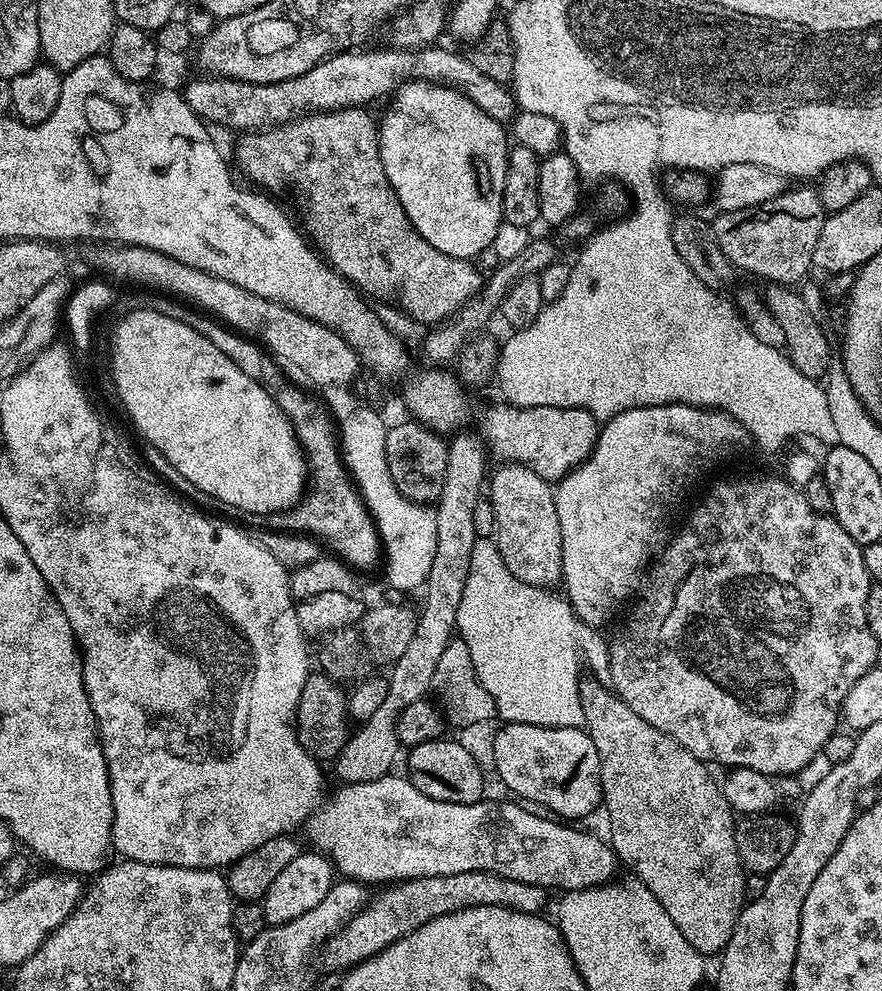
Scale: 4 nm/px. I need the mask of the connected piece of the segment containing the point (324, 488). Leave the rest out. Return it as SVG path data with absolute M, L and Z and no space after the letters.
M275 366L265 371L262 383L294 426L294 434L308 461L308 478L306 491L296 507L287 508L285 512L272 512L268 516L249 512L246 516L249 524L247 527L269 532L299 532L301 536L311 536L327 551L329 548L332 551L329 553L335 559L360 574L370 571L375 564L377 567L382 560L380 532L364 505L364 499L360 497L355 480L352 479L348 467L344 465L333 417L319 399L316 401L312 397L315 395L309 394L299 384L292 383Z

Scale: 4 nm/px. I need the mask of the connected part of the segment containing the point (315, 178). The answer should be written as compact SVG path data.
M367 107L335 108L333 112L310 112L307 116L300 117L299 120L291 120L288 124L279 124L276 128L265 128L262 132L245 132L237 139L240 141L236 144L237 165L235 164L235 167L237 169L240 167L257 184L255 185L257 189L276 194L274 192L289 188L304 203L304 218L313 234L316 235L317 241L315 240L315 243L317 245L320 243L328 251L327 261L349 284L359 289L365 297L377 296L380 300L400 299L400 308L406 315L413 316L420 324L439 326L453 319L464 305L470 303L477 296L480 292L482 275L480 276L480 272L475 268L475 263L472 260L454 258L450 254L442 254L442 250L434 250L434 246L430 246L430 242L426 242L426 238L422 238L422 234L418 234L418 230L414 230L410 218L406 218L406 210L402 210L402 206L398 202L398 194L394 194L394 190L386 178L386 170L382 166L382 154L380 153L378 120L375 115L372 117L368 112L371 111Z

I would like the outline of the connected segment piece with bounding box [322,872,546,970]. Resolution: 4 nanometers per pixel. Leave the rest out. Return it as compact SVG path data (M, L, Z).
M467 872L449 876L427 876L417 880L401 880L377 892L380 893L377 896L375 893L356 915L350 917L342 925L336 935L328 937L328 943L323 949L322 956L324 955L324 960L330 967L340 968L339 970L355 968L357 964L378 954L398 938L418 930L418 926L426 926L426 922L430 922L442 914L450 914L470 906L506 906L510 910L519 912L539 913L540 907L544 904L544 896L546 896L545 889L530 886L526 882L514 882L514 878L506 878L493 872Z

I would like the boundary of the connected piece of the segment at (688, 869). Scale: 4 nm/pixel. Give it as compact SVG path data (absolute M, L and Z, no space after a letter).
M584 678L580 682L580 701L584 715L582 727L594 742L594 750L598 750L600 785L604 791L602 804L605 809L608 807L608 828L612 831L612 836L610 835L612 851L616 853L617 861L623 867L625 864L626 867L636 871L633 872L635 879L644 884L650 890L650 894L654 894L654 898L662 906L662 910L666 910L666 914L670 914L670 922L674 922L674 926L678 926L678 930L682 930L682 938L686 938L686 942L690 942L690 946L694 946L694 950L698 950L701 956L711 958L713 955L712 957L715 957L723 952L724 947L730 942L730 934L734 930L740 909L745 905L743 888L746 869L740 862L740 851L736 845L737 821L734 819L732 807L726 802L724 789L718 783L717 777L715 780L708 773L709 765L705 761L690 754L690 750L686 750L681 744L674 742L674 738L670 738L662 730L650 726L650 722L646 722L646 718L638 718L638 714L634 714L634 710L630 710L630 706L626 706L626 702L620 699L611 687L603 688L600 685L603 683L599 679L591 679Z

